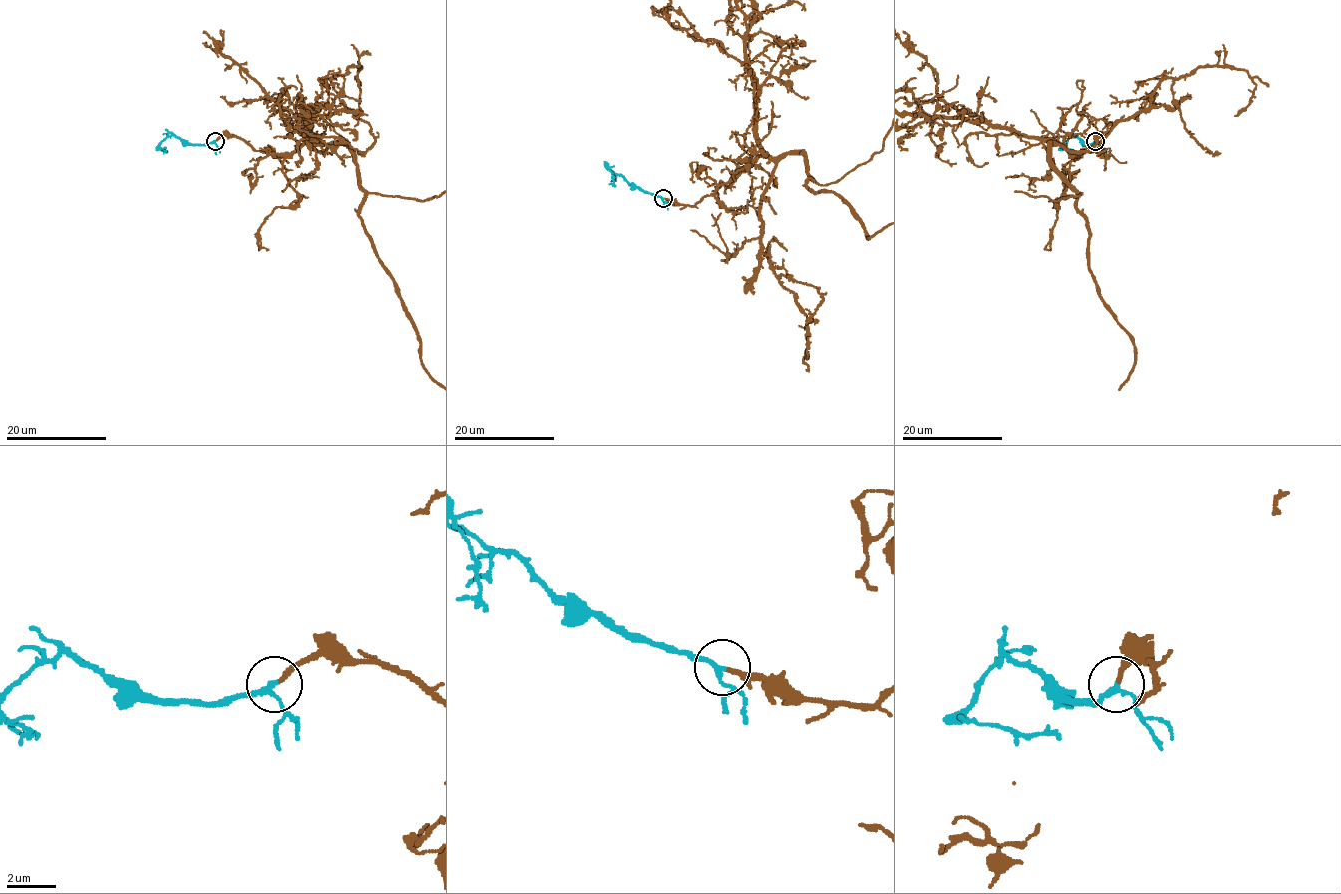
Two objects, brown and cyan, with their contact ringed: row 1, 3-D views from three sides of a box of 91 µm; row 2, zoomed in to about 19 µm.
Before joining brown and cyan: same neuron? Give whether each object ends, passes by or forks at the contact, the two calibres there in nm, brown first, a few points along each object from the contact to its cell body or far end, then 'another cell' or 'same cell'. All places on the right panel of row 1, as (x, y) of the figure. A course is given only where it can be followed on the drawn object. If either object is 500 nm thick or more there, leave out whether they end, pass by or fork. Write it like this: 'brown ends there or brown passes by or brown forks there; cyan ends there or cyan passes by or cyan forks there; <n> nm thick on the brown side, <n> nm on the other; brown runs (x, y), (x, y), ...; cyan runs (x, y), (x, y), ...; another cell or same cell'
brown ends there; cyan passes by; 200 nm thick on the brown side, 190 nm on the other; same cell

